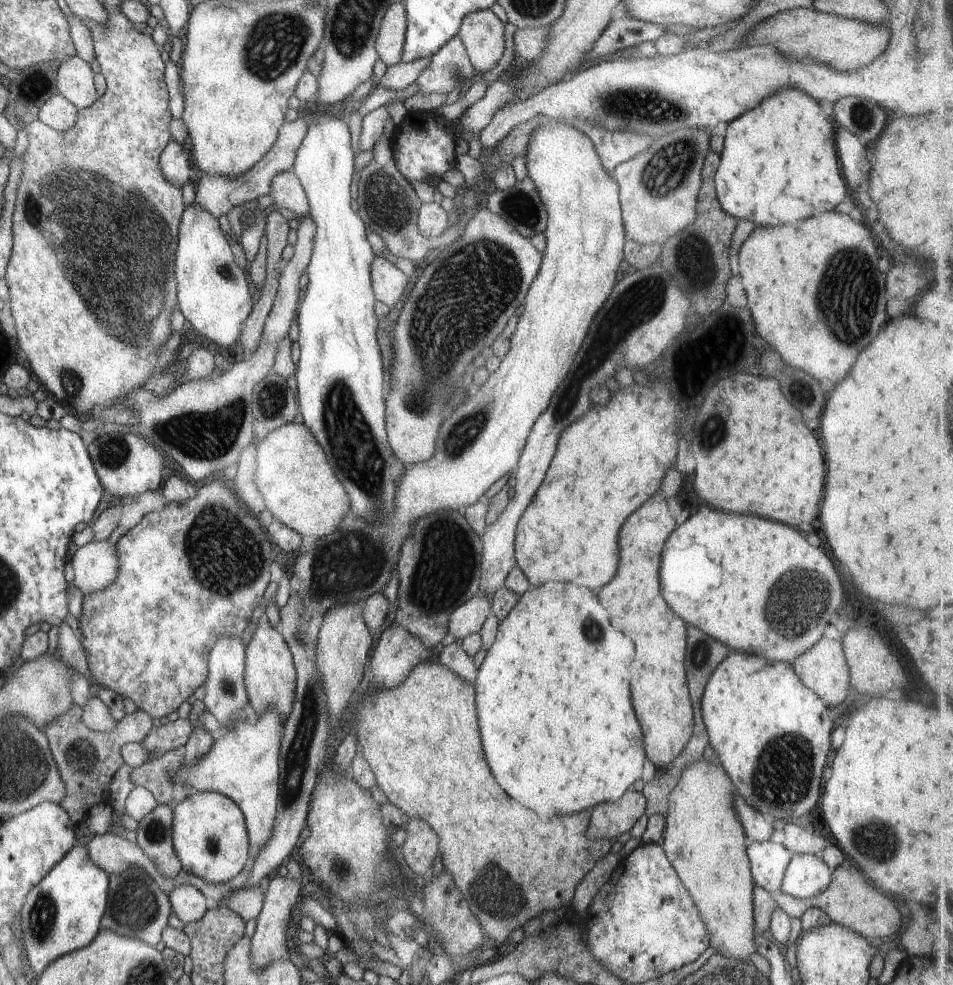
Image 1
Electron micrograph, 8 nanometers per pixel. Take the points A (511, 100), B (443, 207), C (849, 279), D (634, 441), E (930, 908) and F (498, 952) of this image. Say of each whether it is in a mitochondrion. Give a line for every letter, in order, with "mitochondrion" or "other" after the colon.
A: other
B: other
C: mitochondrion
D: other
E: other
F: other

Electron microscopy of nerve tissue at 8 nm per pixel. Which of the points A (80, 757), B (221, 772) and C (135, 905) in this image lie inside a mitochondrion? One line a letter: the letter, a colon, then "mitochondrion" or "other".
A: mitochondrion
B: other
C: mitochondrion

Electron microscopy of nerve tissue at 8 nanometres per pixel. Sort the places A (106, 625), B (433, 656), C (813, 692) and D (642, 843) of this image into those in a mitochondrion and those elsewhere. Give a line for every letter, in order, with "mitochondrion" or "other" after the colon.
A: other
B: other
C: other
D: other

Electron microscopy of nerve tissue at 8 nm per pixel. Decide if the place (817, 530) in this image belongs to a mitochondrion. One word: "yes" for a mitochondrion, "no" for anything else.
no

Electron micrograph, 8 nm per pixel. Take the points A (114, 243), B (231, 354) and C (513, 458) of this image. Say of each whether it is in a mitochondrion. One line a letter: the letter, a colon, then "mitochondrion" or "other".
A: mitochondrion
B: other
C: other

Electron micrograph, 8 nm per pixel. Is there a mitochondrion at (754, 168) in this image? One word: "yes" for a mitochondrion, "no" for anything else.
no

